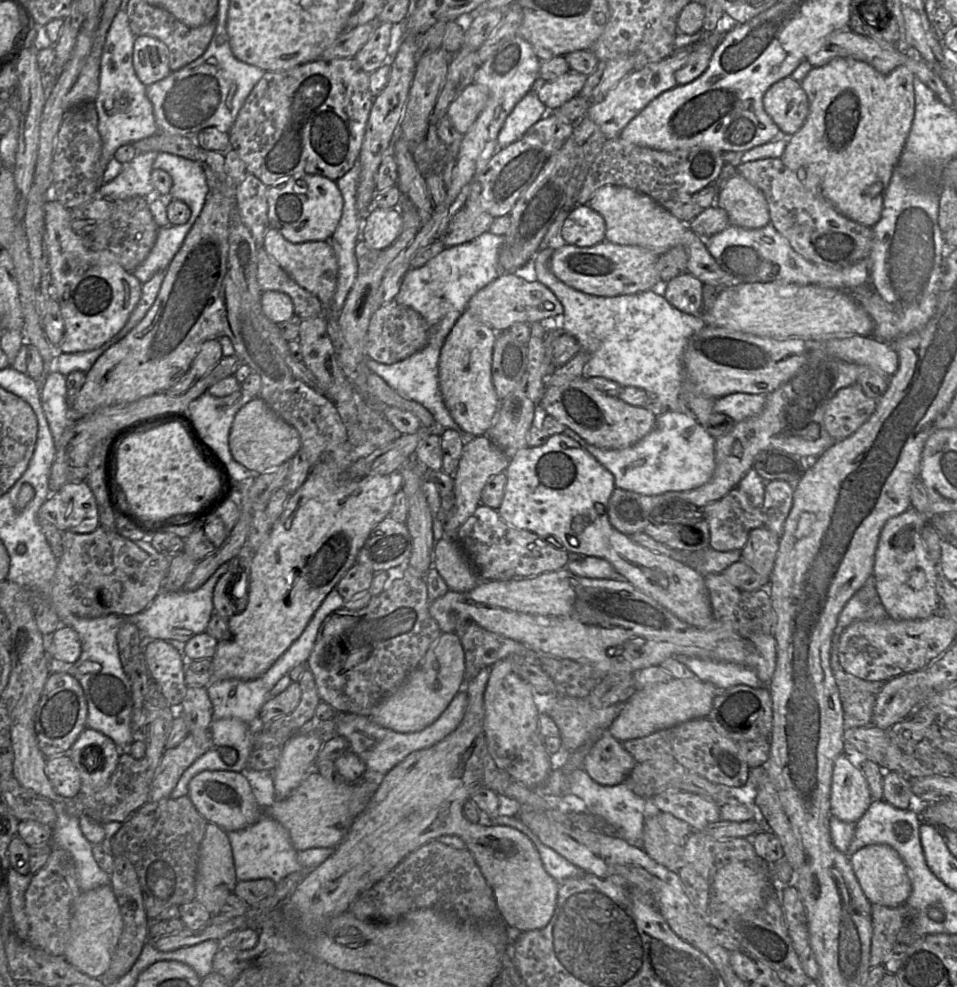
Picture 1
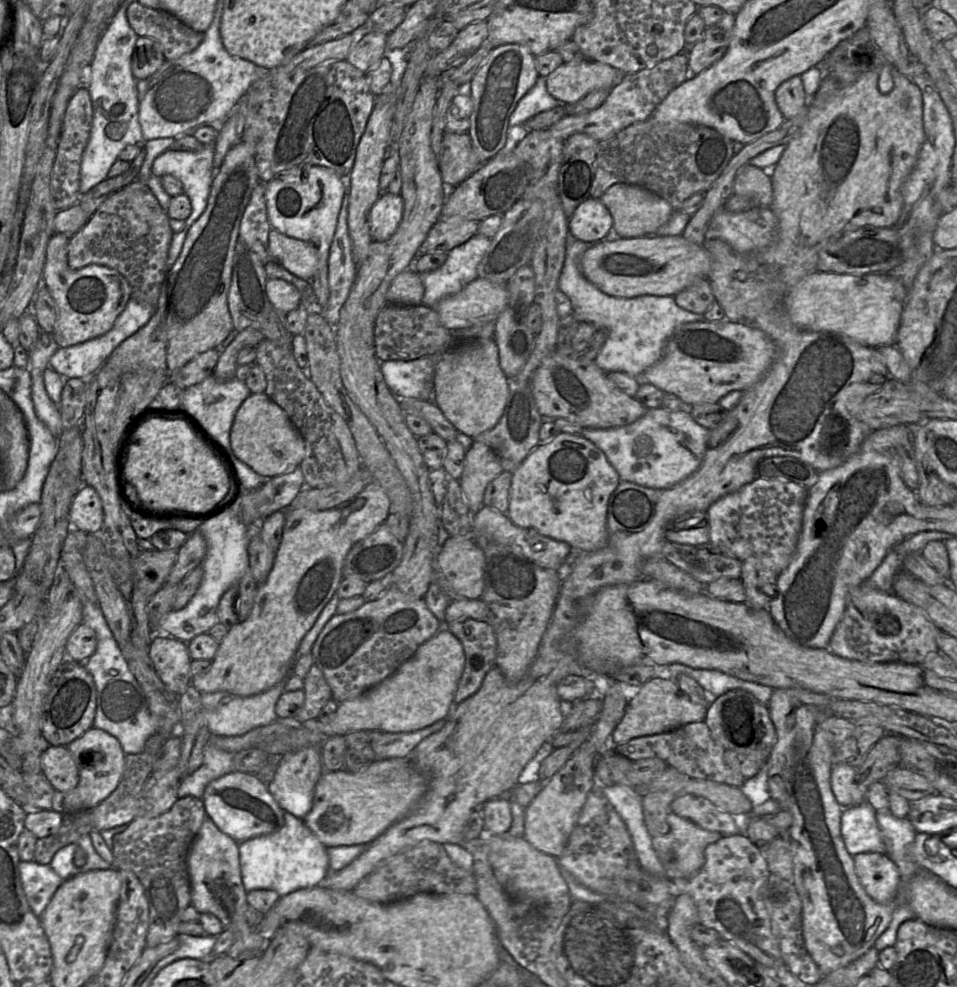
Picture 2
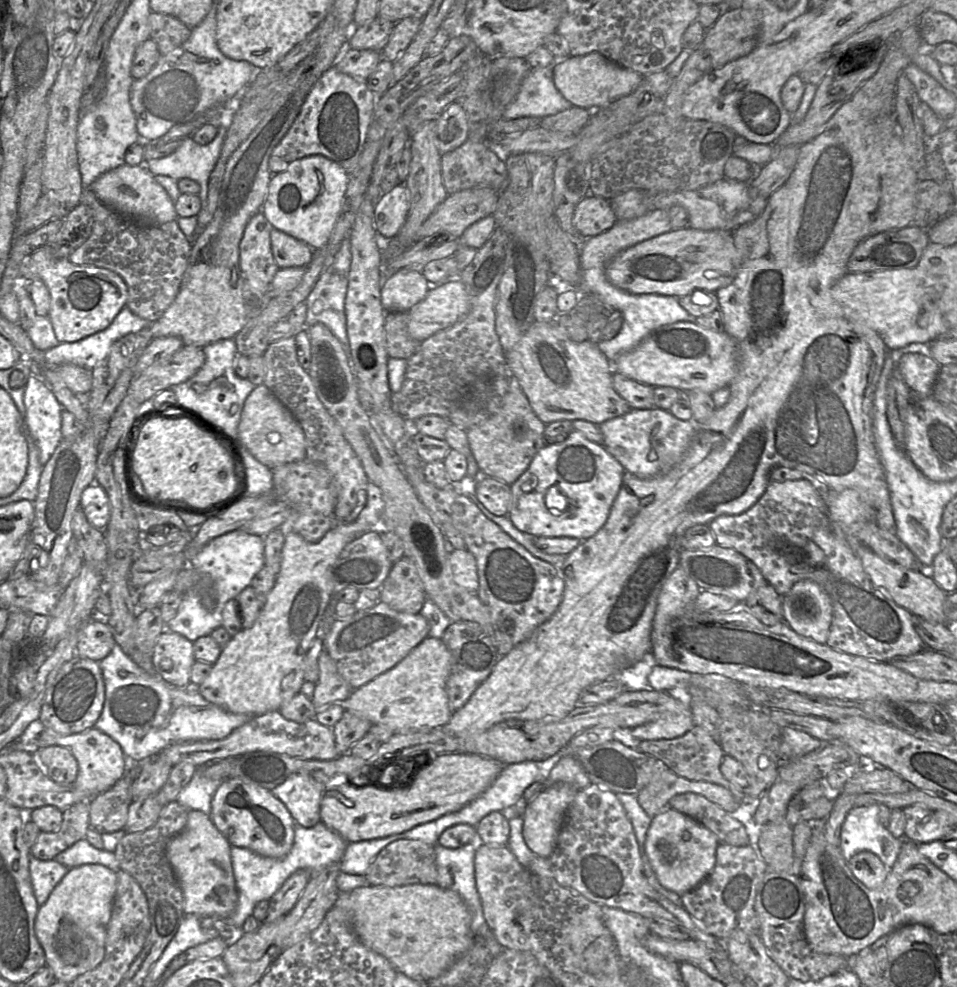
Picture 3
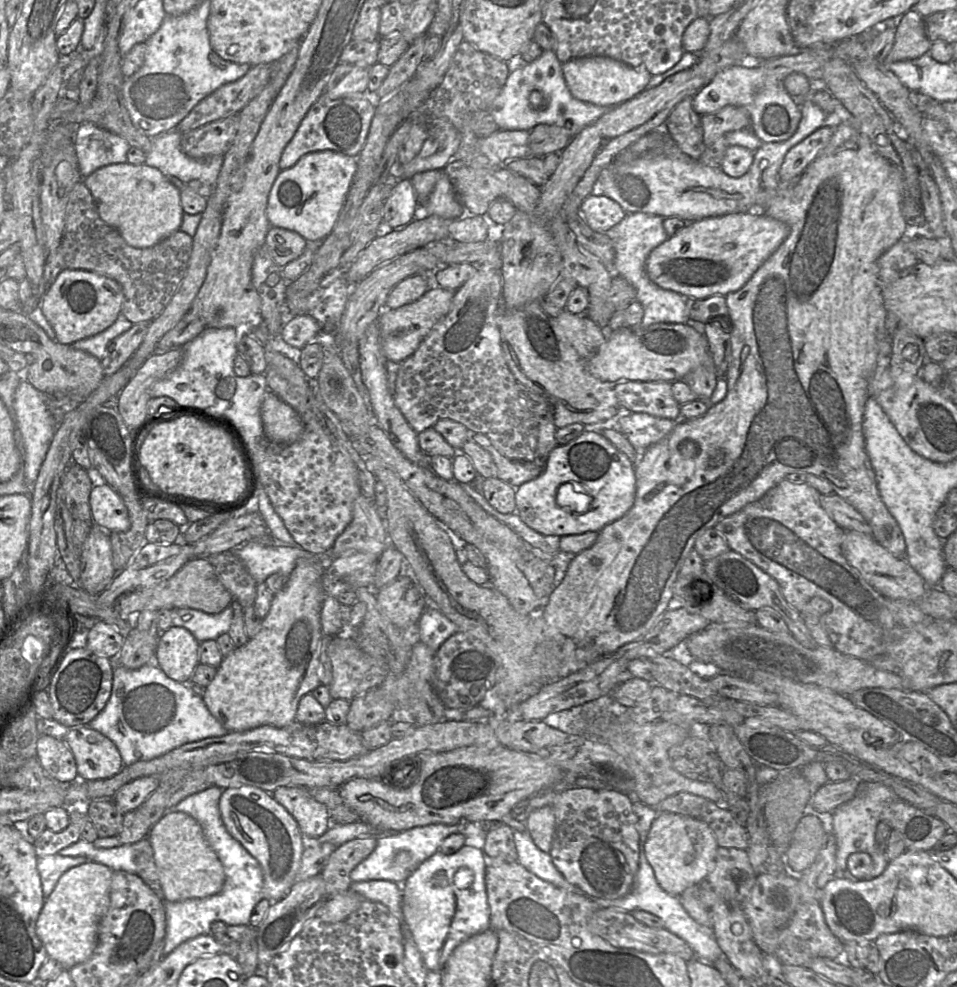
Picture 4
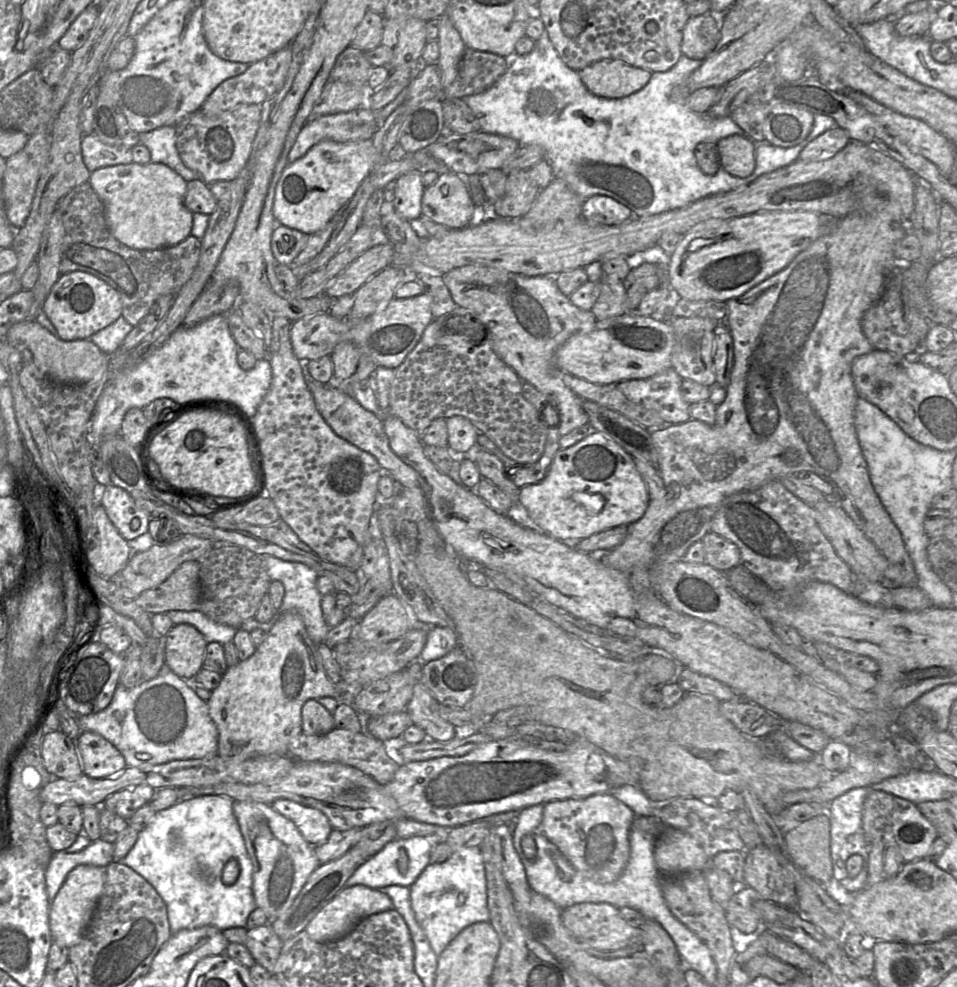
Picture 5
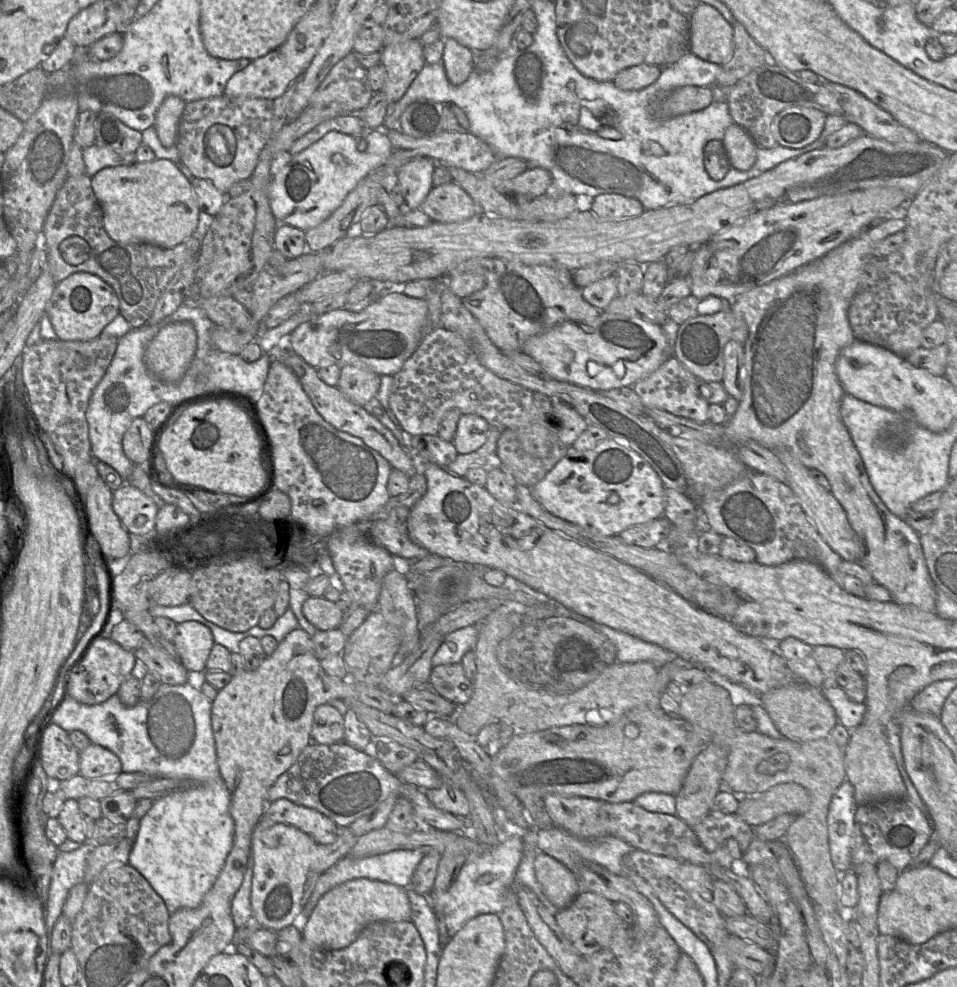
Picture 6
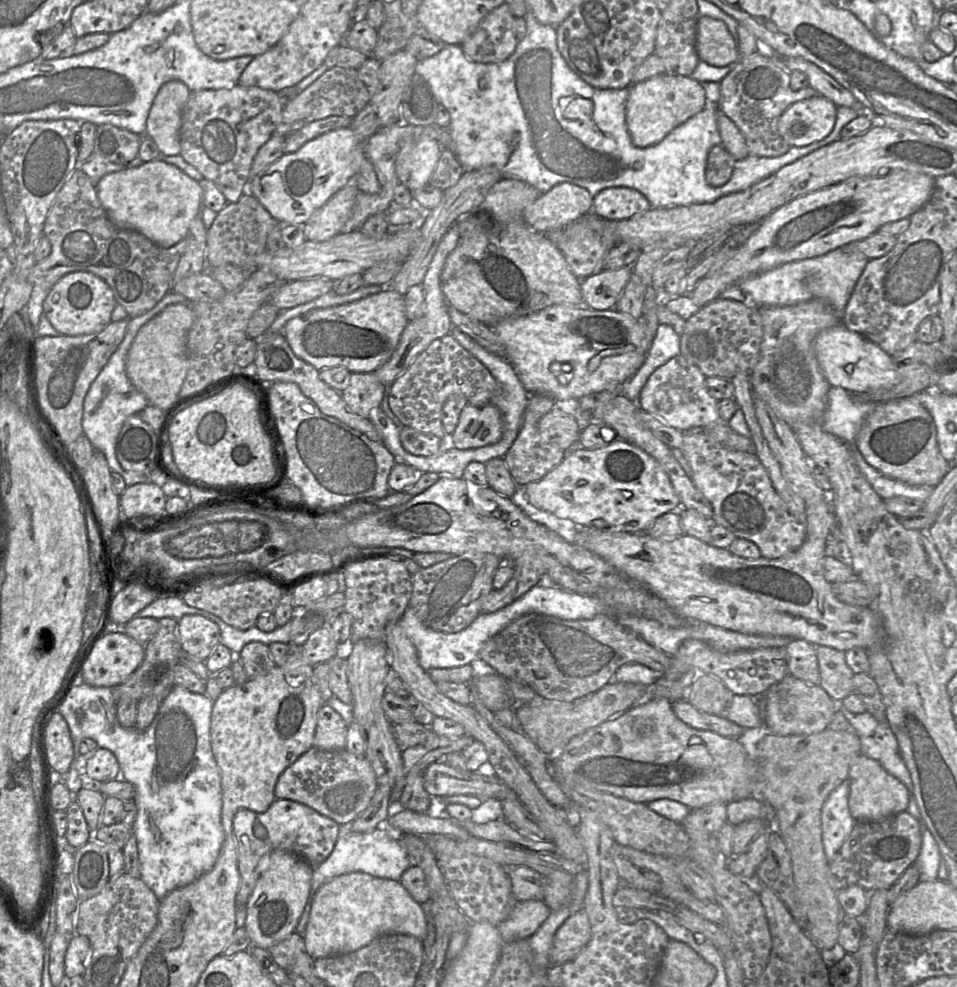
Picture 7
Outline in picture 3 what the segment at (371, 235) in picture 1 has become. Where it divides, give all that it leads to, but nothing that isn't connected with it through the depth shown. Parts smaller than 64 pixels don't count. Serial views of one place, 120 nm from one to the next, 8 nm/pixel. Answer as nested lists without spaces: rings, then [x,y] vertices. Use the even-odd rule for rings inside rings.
[[[404,183],[397,184],[383,194],[374,205],[374,226],[384,239],[397,236],[403,227],[409,211],[409,195]]]

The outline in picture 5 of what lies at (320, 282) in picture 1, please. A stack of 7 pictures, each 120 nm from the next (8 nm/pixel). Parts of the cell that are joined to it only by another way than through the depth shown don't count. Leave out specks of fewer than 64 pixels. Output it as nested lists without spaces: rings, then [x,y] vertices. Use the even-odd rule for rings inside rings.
[[[277,223],[272,234],[271,249],[278,263],[291,266],[302,252],[308,241],[308,235]]]

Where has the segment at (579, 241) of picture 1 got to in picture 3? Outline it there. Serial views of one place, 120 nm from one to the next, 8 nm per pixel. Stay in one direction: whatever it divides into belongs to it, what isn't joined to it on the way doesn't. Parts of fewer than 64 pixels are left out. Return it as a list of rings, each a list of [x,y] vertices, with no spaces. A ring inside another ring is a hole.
[[[588,194],[575,207],[572,222],[583,240],[611,229],[617,221],[610,200]]]

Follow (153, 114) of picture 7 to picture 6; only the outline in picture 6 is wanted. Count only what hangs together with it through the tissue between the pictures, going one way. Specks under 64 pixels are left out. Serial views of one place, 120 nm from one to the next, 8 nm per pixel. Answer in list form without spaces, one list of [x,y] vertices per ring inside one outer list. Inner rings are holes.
[[[169,95],[158,108],[153,127],[157,131],[160,142],[167,148],[176,145],[178,127],[186,104],[182,98]]]

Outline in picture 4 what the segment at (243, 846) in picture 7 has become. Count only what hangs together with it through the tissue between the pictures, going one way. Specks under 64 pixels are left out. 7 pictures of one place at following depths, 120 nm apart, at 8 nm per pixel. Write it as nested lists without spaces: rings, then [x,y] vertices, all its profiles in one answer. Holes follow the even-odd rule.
[[[283,786],[271,795],[293,816],[304,836],[319,837],[330,827],[327,807],[314,799],[308,788]]]

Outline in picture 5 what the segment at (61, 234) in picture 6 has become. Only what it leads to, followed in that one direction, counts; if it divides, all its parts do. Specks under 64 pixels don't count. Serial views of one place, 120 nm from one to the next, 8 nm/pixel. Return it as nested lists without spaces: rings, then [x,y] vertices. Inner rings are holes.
[[[89,182],[72,188],[60,199],[56,209],[65,229],[60,275],[83,271],[108,283],[118,292],[122,303],[122,316],[133,327],[160,296],[176,295],[197,266],[201,240],[193,235],[175,246],[156,250],[131,249],[118,241],[106,225],[104,205]]]

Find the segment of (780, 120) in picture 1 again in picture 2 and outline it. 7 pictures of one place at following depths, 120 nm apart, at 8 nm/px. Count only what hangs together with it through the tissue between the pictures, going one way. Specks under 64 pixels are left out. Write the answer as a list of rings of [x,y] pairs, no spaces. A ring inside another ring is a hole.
[[[800,76],[782,82],[775,90],[775,102],[784,119],[791,119],[801,113],[809,100]]]

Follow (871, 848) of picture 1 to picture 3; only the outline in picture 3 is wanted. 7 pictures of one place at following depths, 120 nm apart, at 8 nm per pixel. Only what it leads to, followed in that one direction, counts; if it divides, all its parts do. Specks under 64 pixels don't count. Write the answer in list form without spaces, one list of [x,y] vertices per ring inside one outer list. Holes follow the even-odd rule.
[[[868,851],[852,856],[848,866],[854,877],[870,889],[880,887],[890,870],[875,854]]]

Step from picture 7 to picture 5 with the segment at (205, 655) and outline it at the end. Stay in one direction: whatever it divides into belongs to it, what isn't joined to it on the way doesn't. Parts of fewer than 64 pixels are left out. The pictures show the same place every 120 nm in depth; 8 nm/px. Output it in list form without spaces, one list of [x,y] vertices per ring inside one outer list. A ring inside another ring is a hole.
[[[175,624],[164,639],[165,666],[179,678],[191,681],[204,667],[208,644],[204,635],[190,624]]]

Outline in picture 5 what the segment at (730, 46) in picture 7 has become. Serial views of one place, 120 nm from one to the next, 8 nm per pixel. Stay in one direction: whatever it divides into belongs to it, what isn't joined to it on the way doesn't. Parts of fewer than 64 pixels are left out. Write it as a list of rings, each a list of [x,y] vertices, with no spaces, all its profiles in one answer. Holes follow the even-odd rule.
[[[713,13],[690,17],[683,31],[684,56],[704,60],[716,48],[720,37],[720,15]]]

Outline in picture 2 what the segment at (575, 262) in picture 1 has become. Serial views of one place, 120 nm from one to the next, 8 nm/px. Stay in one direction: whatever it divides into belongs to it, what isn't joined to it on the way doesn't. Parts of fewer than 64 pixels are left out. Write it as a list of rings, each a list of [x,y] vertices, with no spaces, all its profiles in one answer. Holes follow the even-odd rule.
[[[675,236],[639,238],[607,237],[585,251],[581,258],[585,278],[601,292],[616,298],[638,296],[672,296],[691,286],[698,279],[708,279],[711,255],[703,247]]]

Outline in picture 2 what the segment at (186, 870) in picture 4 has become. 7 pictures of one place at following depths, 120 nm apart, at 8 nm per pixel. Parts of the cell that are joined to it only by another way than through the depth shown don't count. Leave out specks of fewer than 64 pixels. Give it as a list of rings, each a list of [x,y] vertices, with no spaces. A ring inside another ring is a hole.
[[[206,817],[188,853],[188,873],[191,888],[191,905],[199,913],[210,913],[219,919],[225,929],[234,934],[234,943],[226,955],[237,957],[245,951],[265,951],[269,939],[259,936],[244,917],[247,905],[239,865],[238,843],[220,831]]]

